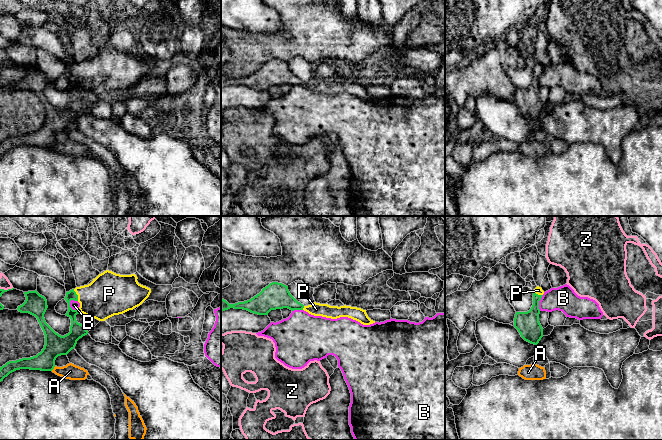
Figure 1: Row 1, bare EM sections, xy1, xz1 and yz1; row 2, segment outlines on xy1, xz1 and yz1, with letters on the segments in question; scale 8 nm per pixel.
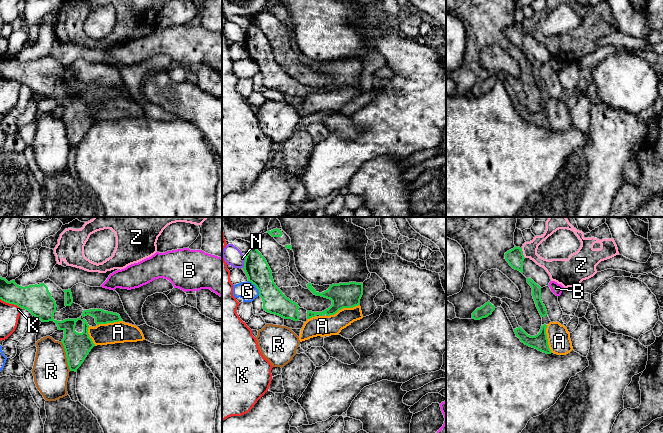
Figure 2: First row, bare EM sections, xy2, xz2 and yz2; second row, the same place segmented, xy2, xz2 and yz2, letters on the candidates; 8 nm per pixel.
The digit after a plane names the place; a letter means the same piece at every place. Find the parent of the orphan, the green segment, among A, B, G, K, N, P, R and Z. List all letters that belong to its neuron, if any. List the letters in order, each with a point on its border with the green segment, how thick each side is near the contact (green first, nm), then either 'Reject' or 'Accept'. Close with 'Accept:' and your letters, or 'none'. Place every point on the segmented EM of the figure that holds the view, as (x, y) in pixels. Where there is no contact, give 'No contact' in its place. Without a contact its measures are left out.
A: Touches green at xz2 (342, 308). Thickness 200 nm (green) against 160 nm. Reject
B: Touches green at xy1 (69, 306). Thickness 140 nm (green) against 70 nm. Reject
G: Touches green at xz2 (256, 287). Thickness 190 nm (green) against 150 nm. Reject
K: Touches green at xy2 (11, 303). Thickness 240 nm (green) against 160 nm. Reject
N: Touches green at xz2 (244, 262). Thickness 190 nm (green) against 150 nm. Reject
P: Touches green at xy1 (77, 295). Thickness 80 nm (green) against 340 nm. Accept
R: Touches green at xy2 (66, 356). Thickness 220 nm (green) against 280 nm. Reject
Z: Touches green at yz2 (522, 253). Thickness 140 nm (green) against 120 nm. Reject
Accept: P

